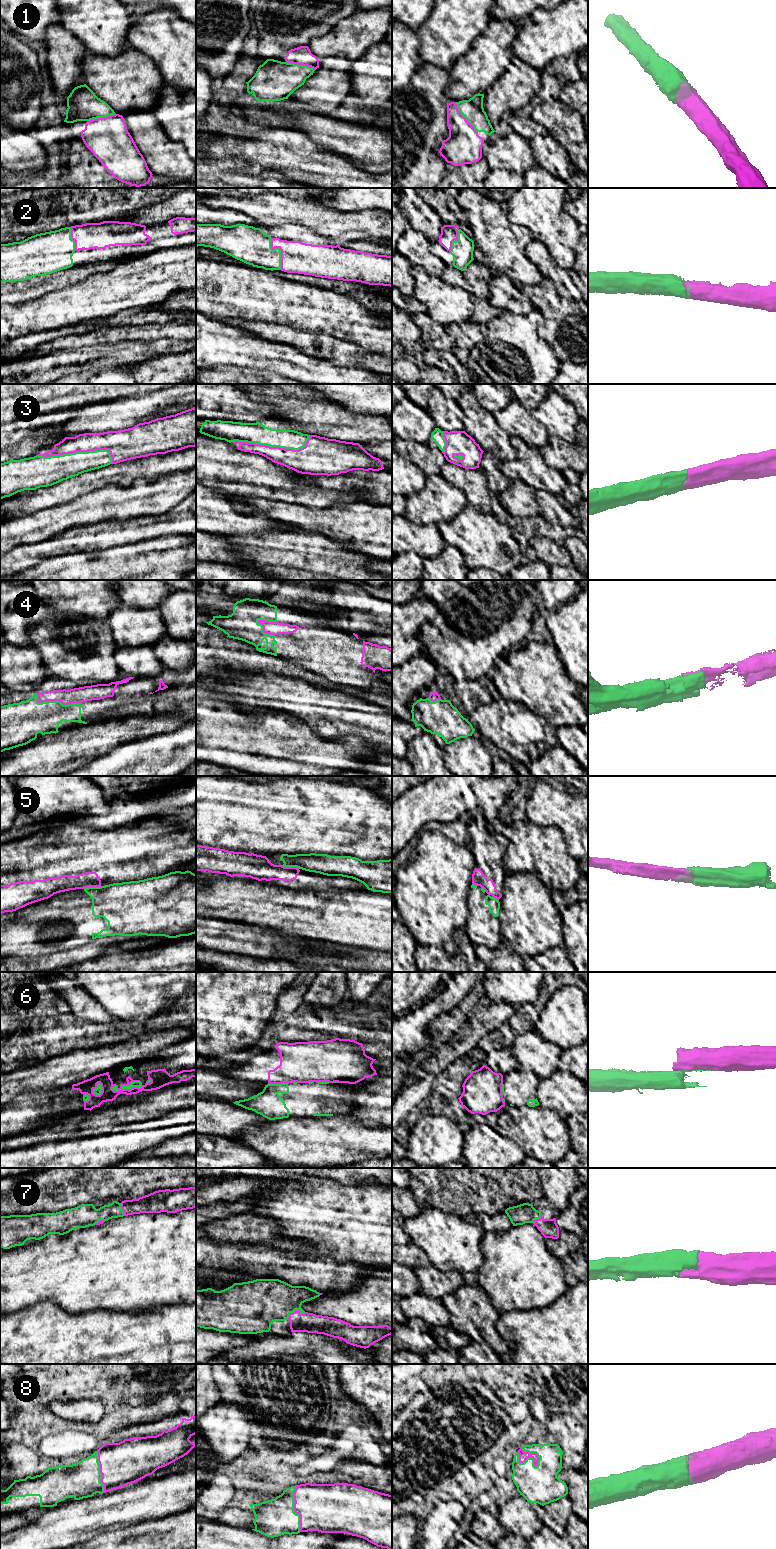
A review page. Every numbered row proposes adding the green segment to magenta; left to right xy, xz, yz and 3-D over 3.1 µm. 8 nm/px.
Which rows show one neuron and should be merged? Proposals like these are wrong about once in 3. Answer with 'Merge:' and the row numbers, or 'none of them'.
Merge: 1, 2, 3, 4, 7, 8

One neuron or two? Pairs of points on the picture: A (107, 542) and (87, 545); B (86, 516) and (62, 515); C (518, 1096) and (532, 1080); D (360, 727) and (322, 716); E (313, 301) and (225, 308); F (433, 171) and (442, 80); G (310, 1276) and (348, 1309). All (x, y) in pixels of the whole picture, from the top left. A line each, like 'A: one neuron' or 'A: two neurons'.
A: one neuron
B: one neuron
C: one neuron
D: one neuron
E: one neuron
F: one neuron
G: two neurons

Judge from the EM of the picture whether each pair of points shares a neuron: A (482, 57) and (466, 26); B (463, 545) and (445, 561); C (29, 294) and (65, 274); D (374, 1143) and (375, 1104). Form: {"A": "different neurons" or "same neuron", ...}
{"A": "different neurons", "B": "different neurons", "C": "same neuron", "D": "different neurons"}

